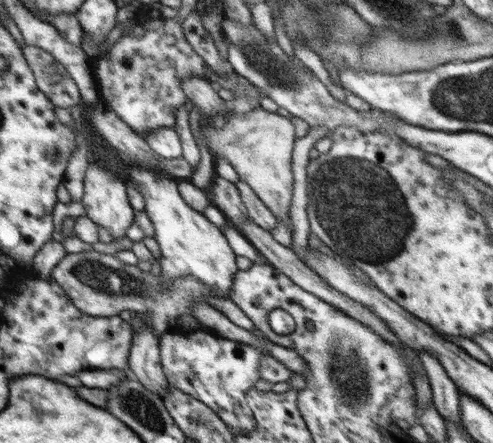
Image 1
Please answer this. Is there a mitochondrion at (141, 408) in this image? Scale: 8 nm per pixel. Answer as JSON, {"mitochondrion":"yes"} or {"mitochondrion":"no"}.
{"mitochondrion":"yes"}

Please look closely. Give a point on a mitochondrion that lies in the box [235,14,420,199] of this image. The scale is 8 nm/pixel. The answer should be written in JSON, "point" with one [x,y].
{"point":[269,64]}

